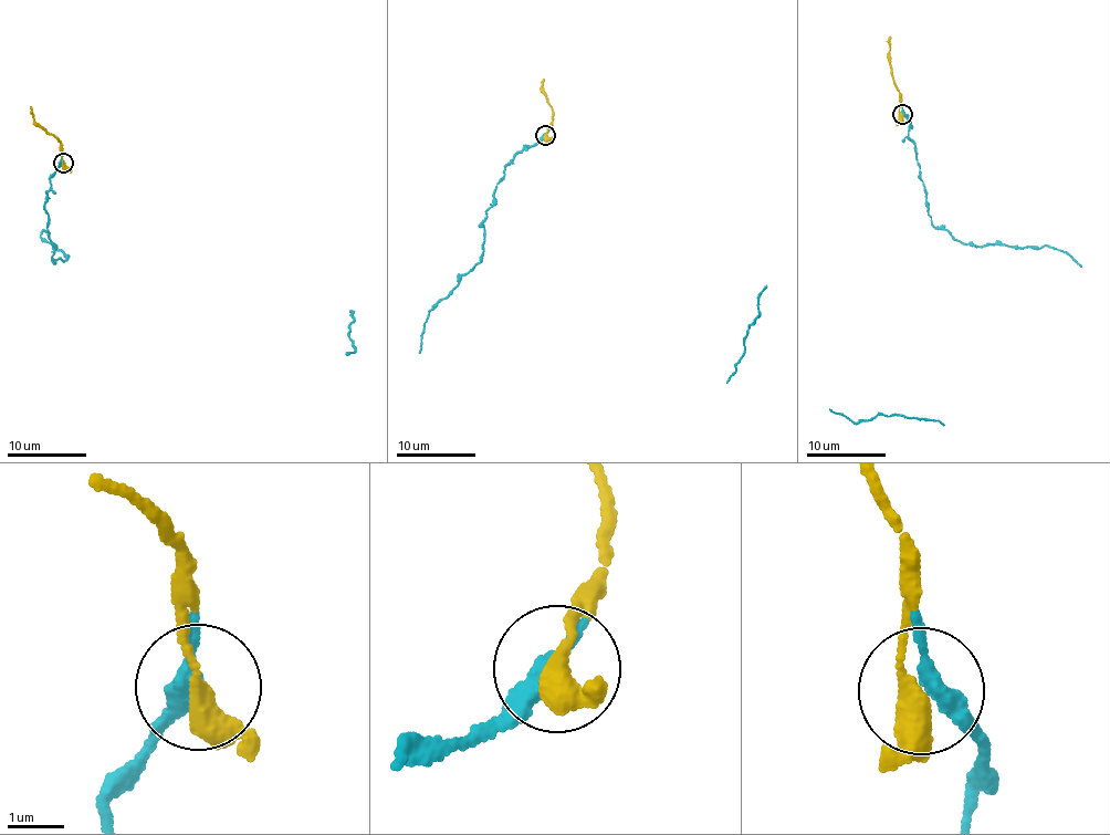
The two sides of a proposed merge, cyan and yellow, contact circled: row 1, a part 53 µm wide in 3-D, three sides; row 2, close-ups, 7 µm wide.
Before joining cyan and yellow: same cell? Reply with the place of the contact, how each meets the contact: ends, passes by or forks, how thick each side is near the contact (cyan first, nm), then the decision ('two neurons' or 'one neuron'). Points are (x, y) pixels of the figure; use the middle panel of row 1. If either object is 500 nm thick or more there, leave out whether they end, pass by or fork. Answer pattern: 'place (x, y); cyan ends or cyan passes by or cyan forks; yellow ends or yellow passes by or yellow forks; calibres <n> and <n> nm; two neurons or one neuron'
place (545, 135); cyan passes by; yellow forks; calibres 300 and 280 nm; one neuron

